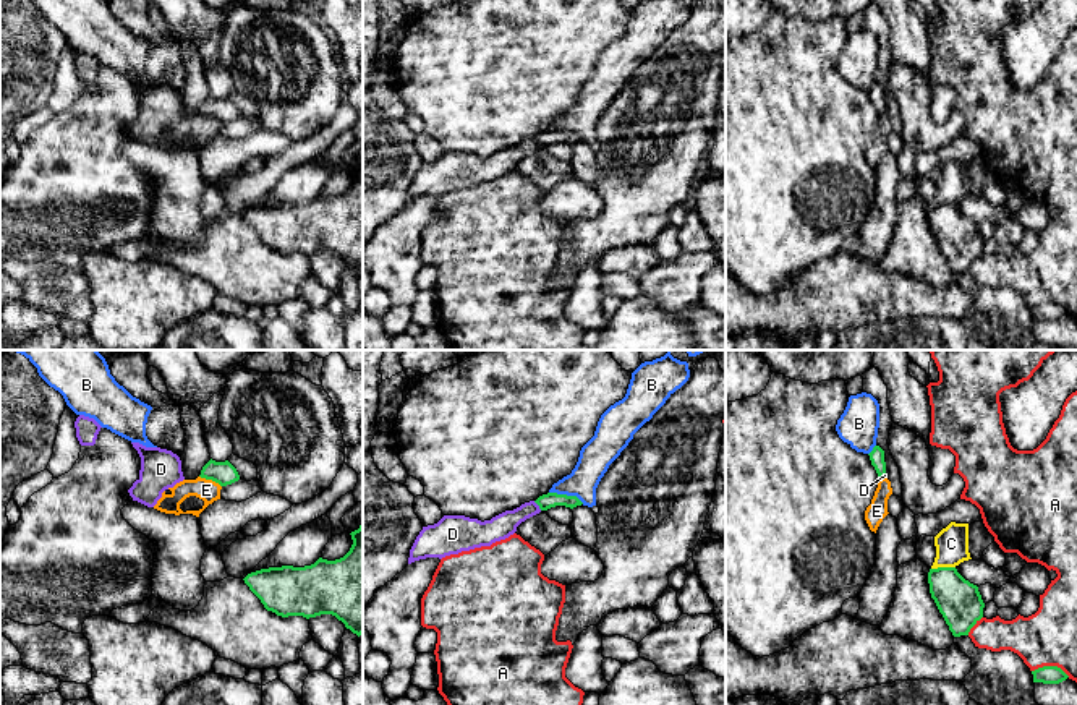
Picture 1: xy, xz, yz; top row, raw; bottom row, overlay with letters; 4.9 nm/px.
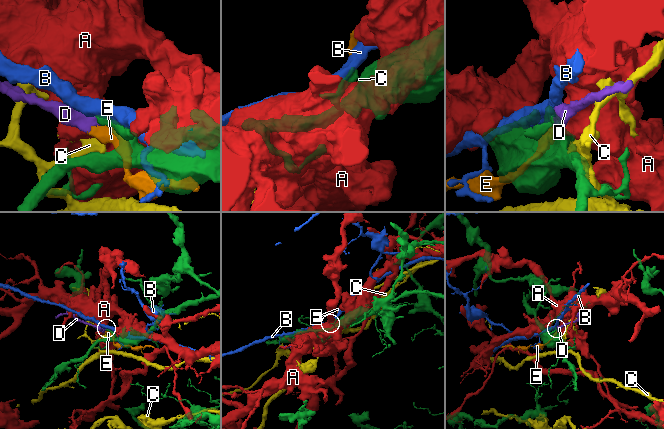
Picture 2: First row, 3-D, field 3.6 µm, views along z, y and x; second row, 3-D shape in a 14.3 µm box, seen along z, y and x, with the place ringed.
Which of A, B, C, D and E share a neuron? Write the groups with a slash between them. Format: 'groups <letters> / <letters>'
groups A / B / C / D E

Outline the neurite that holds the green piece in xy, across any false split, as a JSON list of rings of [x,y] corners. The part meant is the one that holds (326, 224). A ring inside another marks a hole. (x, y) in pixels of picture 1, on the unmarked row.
[[[363,160],[351,169],[350,188],[335,198],[319,194],[304,204],[282,203],[243,217],[267,248],[306,256],[332,251],[358,274],[363,271]]]

